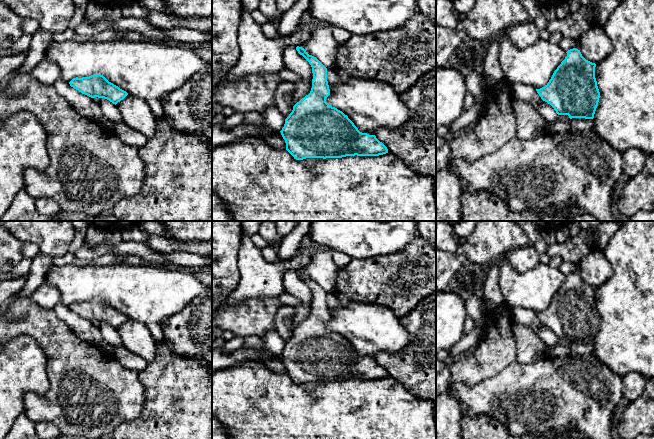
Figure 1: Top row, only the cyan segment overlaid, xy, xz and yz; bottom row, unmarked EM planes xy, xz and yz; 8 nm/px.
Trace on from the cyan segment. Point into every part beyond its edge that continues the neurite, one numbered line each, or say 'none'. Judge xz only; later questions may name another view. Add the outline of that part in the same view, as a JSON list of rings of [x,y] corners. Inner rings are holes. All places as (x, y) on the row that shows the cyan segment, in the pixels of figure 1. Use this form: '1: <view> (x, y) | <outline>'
none

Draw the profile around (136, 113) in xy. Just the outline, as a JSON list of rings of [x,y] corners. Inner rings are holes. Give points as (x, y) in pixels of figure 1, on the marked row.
[[[128,94],[116,104],[123,122],[147,138],[156,133],[156,119],[148,104],[141,98]]]

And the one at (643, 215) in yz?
[[[638,211],[630,217],[629,221],[654,221],[654,211]]]

